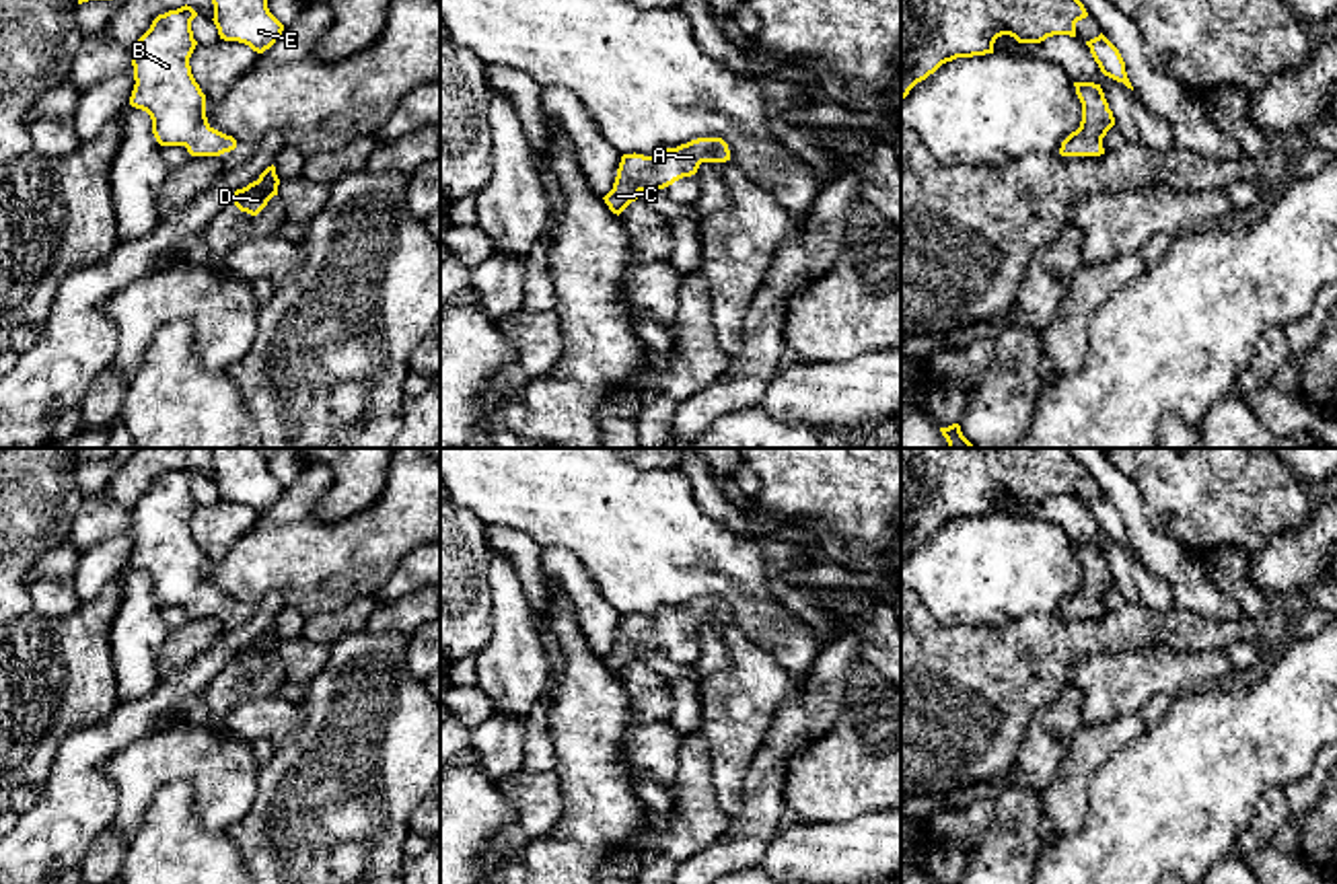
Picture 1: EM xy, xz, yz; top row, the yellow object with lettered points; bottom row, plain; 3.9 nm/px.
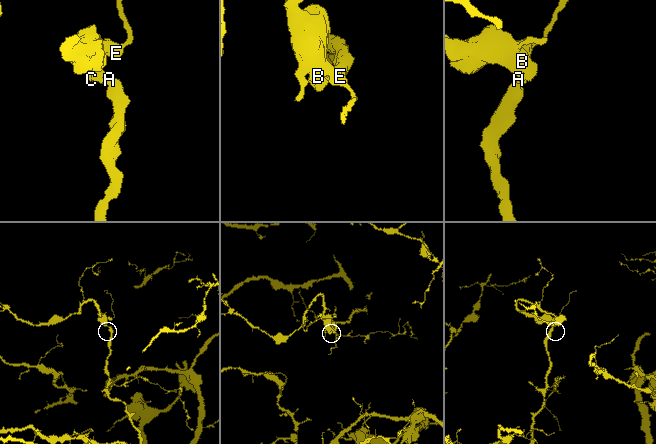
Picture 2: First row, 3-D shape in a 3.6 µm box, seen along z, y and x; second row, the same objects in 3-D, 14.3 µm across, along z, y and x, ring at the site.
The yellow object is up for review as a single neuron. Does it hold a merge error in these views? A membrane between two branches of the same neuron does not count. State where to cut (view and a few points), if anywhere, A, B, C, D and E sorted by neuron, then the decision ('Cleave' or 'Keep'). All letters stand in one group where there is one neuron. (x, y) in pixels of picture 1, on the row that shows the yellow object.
No split. Groups: A B C D E. Keep

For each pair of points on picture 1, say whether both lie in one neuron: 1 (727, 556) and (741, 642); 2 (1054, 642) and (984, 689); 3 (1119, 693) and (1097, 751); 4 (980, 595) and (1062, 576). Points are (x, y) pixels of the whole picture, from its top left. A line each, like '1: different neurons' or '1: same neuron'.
1: different neurons
2: same neuron
3: different neurons
4: same neuron

